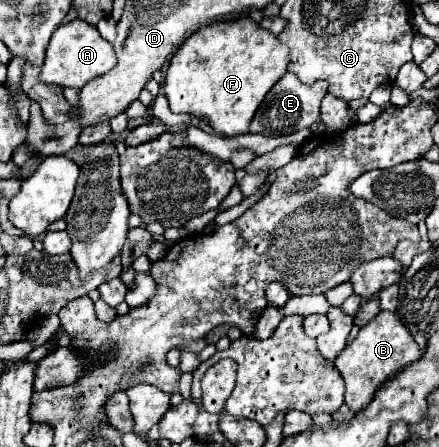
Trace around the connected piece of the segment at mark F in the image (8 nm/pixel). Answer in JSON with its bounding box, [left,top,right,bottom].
[163,18,287,136]

